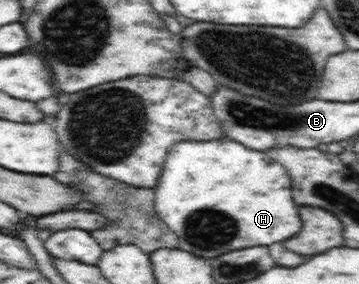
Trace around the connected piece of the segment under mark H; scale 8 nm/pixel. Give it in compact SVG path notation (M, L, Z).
M224 136L222 140L176 144L176 148L168 152L168 160L164 162L160 179L153 190L156 213L162 214L160 218L176 232L180 240L178 248L202 258L216 258L224 252L250 246L270 246L292 238L302 226L284 166L266 158L262 152L250 150Z

